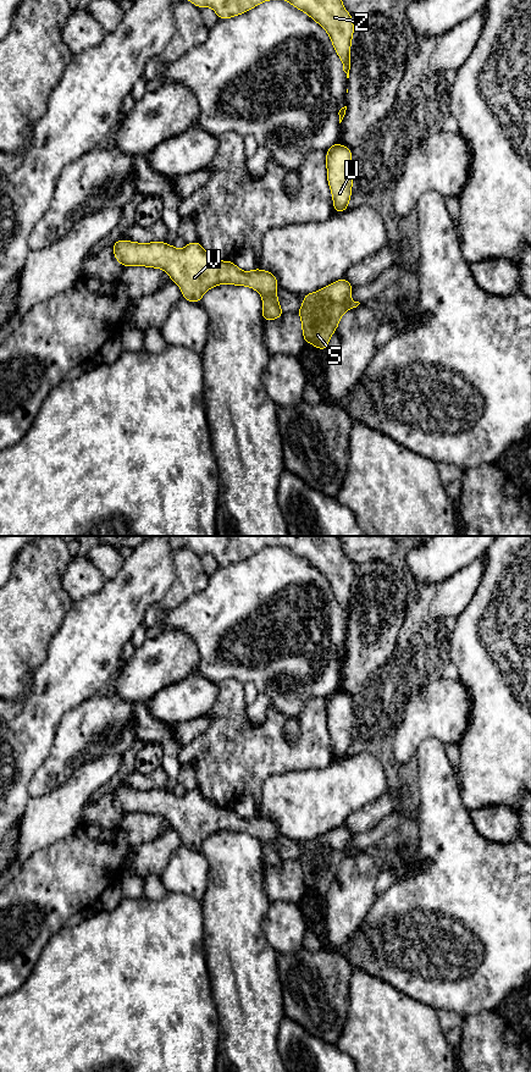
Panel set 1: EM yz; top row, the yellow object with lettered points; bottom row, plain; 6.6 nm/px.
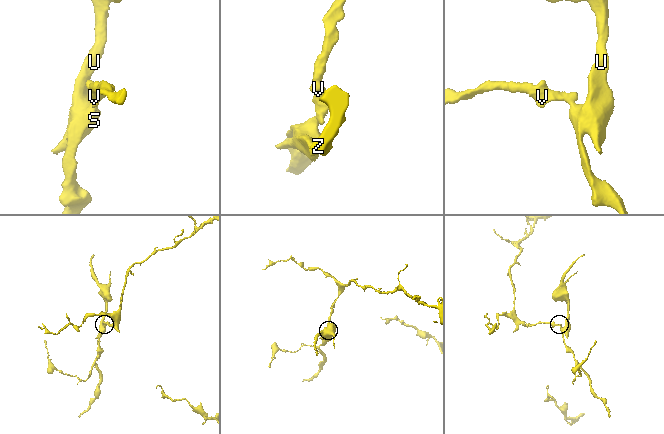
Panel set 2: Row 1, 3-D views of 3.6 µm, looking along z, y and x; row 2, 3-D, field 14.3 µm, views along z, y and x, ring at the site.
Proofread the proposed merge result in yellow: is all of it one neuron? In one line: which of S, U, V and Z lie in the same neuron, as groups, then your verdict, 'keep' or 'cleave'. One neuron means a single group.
S U Z / V | cleave

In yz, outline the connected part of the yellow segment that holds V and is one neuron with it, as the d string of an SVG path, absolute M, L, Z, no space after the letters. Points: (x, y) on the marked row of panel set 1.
M121 241L112 245L114 255L125 266L148 266L165 270L182 291L186 300L200 303L203 294L222 283L249 286L264 298L277 289L277 277L255 267L243 272L232 261L210 256L198 241L177 250L165 242L134 243Z

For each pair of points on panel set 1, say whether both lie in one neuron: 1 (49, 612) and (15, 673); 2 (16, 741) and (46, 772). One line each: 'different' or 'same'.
1: same
2: different

